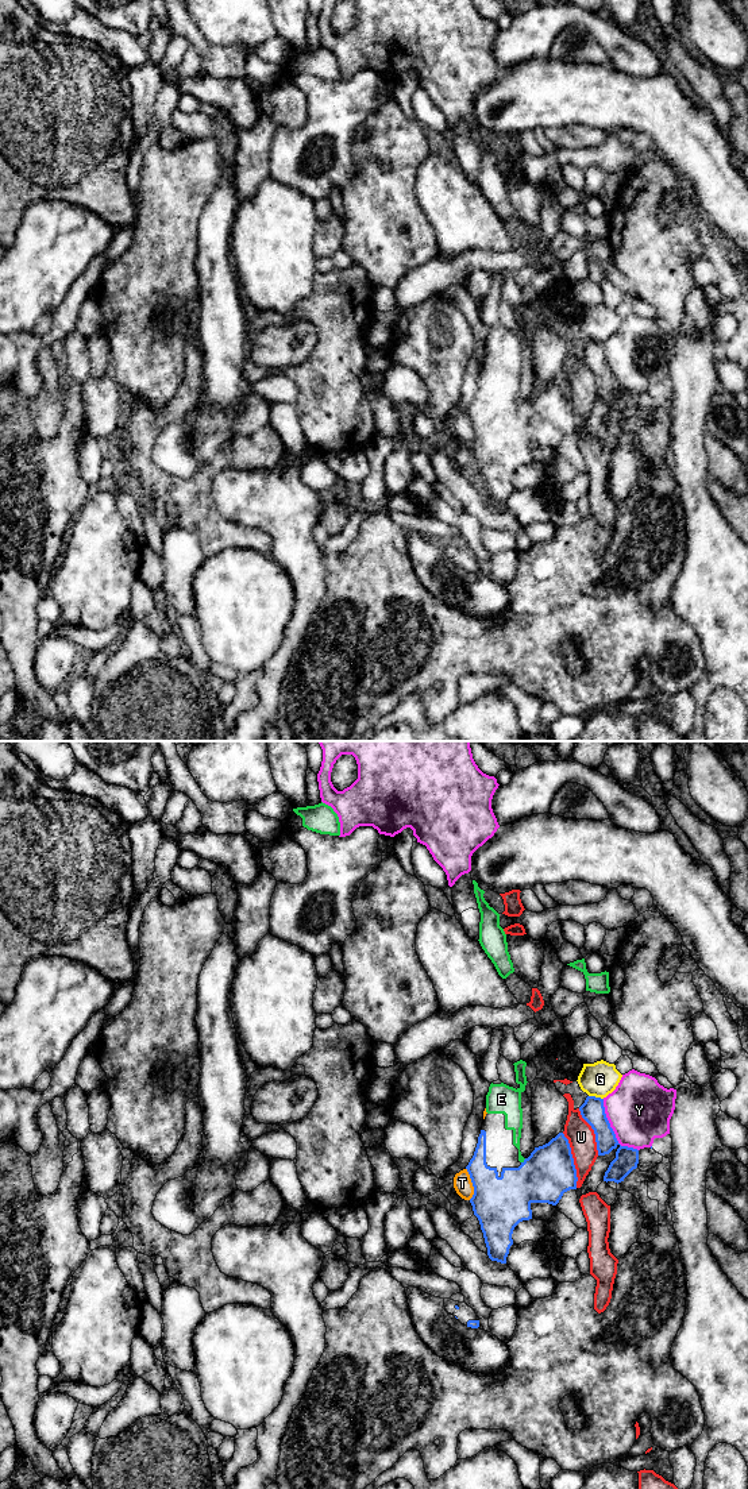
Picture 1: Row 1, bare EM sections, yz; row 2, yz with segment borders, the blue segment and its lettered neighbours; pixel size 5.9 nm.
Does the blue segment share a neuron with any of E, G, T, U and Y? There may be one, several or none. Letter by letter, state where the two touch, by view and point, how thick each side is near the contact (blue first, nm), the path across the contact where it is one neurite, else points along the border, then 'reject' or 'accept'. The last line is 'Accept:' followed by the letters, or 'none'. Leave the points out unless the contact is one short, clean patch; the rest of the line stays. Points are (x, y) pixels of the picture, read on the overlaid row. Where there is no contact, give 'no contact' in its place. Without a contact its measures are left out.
E: meets blue in yz at (524, 1161); 300 nm thick on the blue side, 110 nm on the other; runs through yz (548, 1172), (535, 1172), (524, 1161), (516, 1144), (513, 1121); accept
G: meets blue in yz at (594, 1096); 140 nm thick on the blue side, 200 nm on the other; reject
T: meets blue in yz at (473, 1184); 320 nm thick on the blue side, 110 nm on the other; reject
U: meets blue in yz at (573, 1160); 300 nm thick on the blue side, 160 nm on the other; reject
Y: meets blue in yz at (612, 1130); 140 nm thick on the blue side, 380 nm on the other; reject
Accept: E

